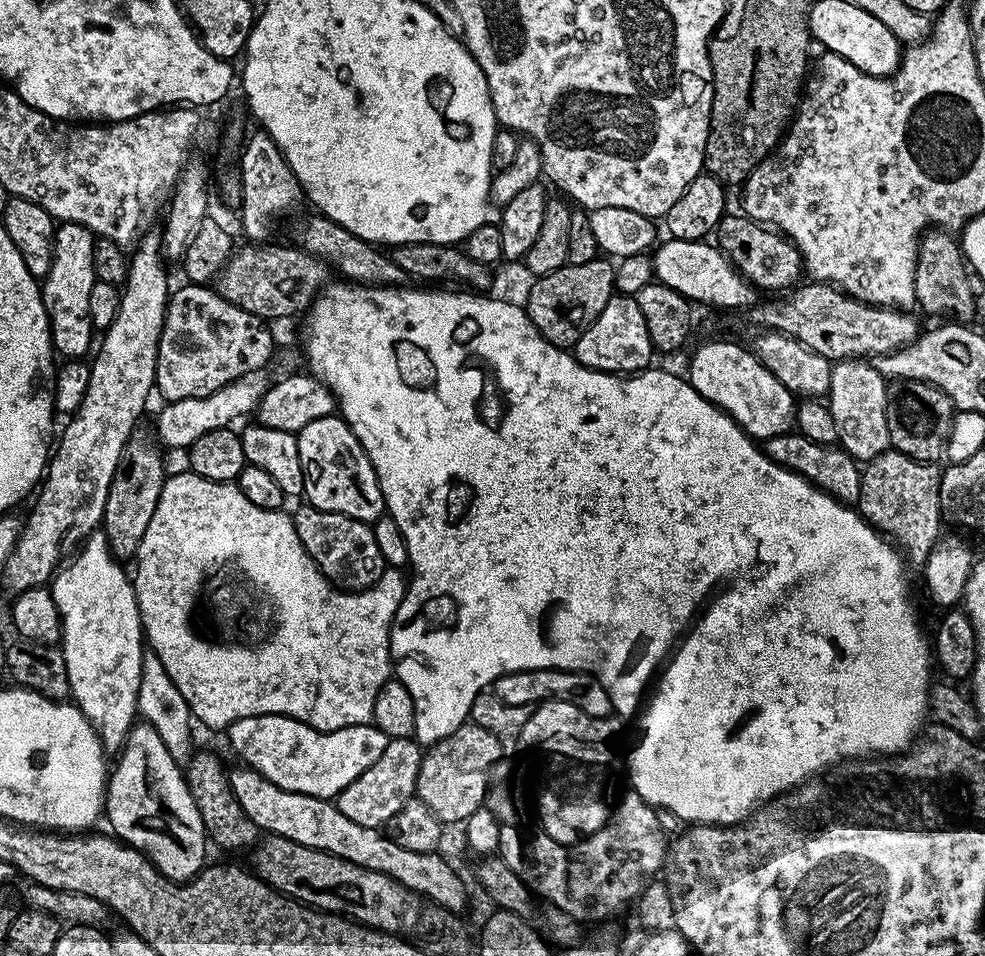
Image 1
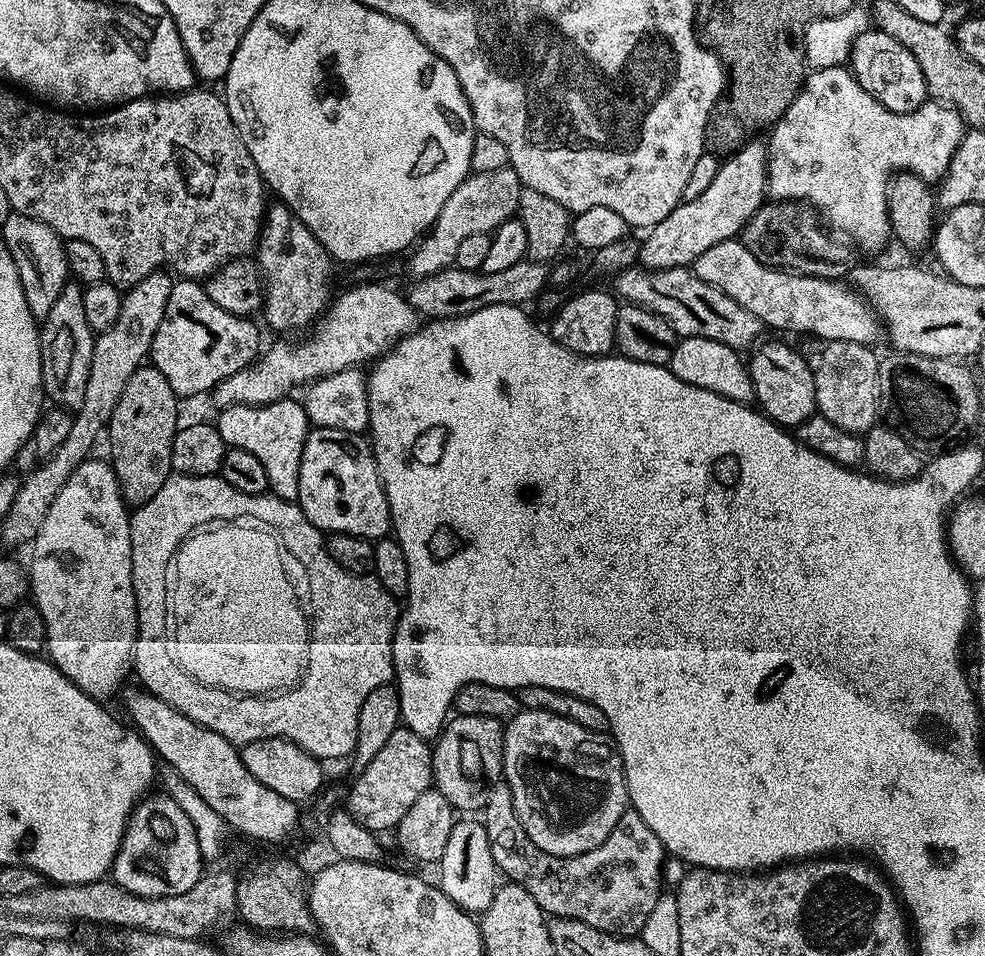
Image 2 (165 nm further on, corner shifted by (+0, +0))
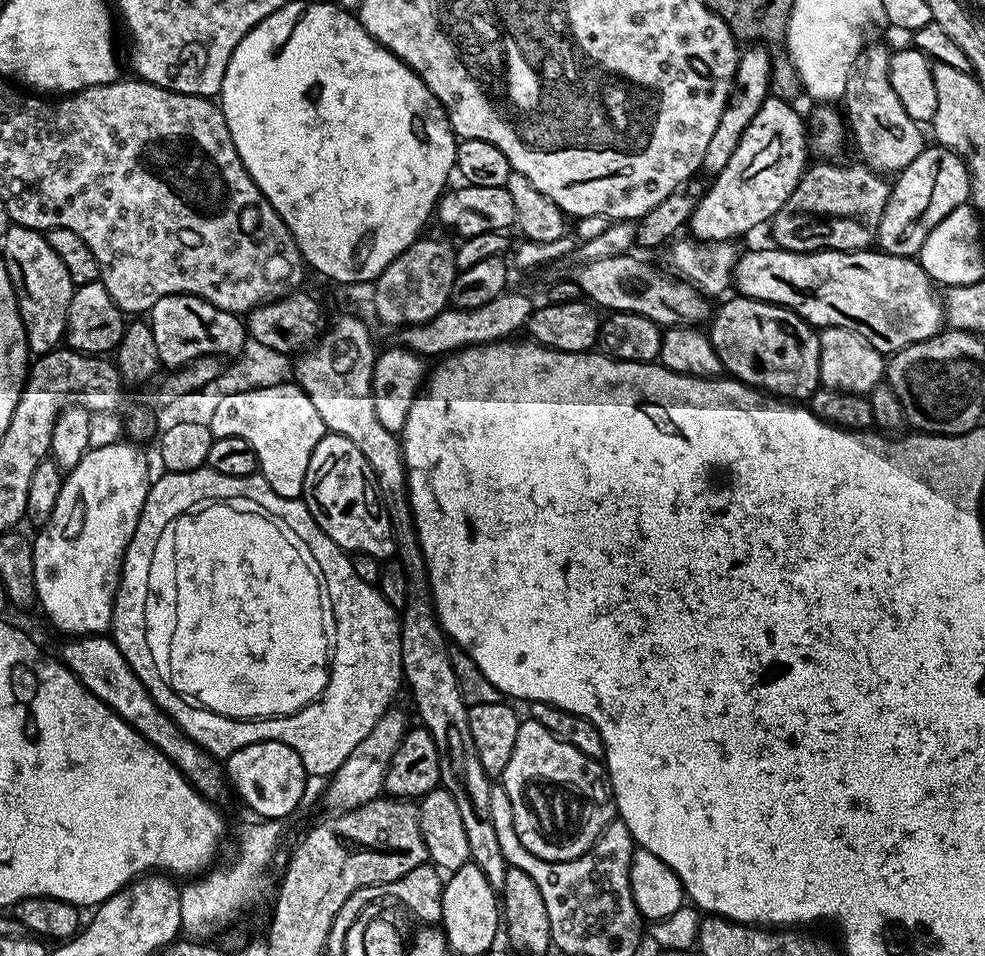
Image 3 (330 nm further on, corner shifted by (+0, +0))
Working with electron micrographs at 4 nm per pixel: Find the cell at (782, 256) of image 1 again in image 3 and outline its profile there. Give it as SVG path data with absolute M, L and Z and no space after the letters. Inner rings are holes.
M816 163L804 169L798 186L794 186L794 194L786 198L778 214L772 217L771 243L791 252L862 252L871 249L876 244L882 210L886 210L889 181L884 181L887 179L881 173L859 163Z

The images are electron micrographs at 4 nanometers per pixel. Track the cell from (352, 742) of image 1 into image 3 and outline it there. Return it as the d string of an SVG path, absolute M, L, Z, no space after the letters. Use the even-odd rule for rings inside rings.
M280 740L254 742L227 757L226 776L236 792L265 820L283 821L300 804L304 796L306 773L299 754Z

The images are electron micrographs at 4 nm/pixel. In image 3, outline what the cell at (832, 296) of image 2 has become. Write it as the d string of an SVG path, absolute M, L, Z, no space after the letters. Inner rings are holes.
M756 248L739 257L734 273L734 288L741 296L749 296L767 304L789 308L813 328L823 330L846 326L854 334L862 334L870 346L882 353L900 351L908 344L917 344L936 335L945 323L941 297L915 259L895 256L879 250L862 252L791 252L785 248Z

